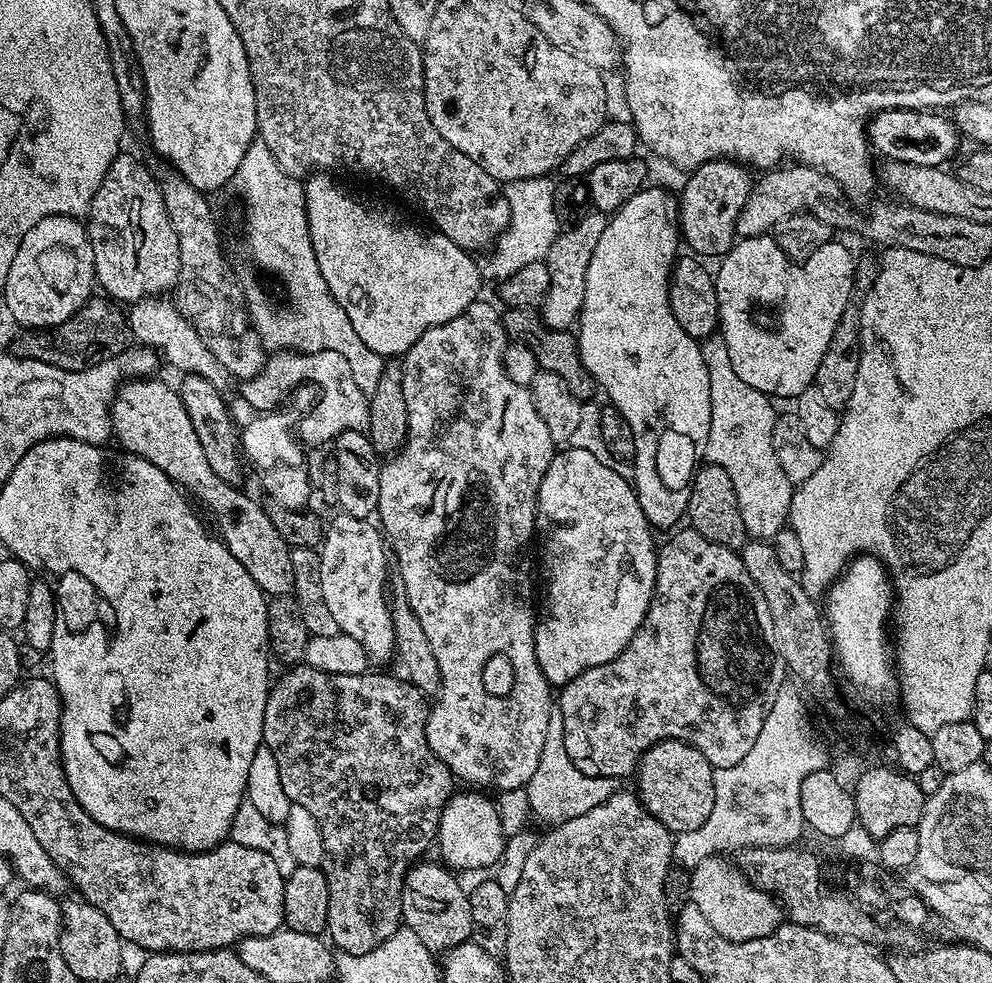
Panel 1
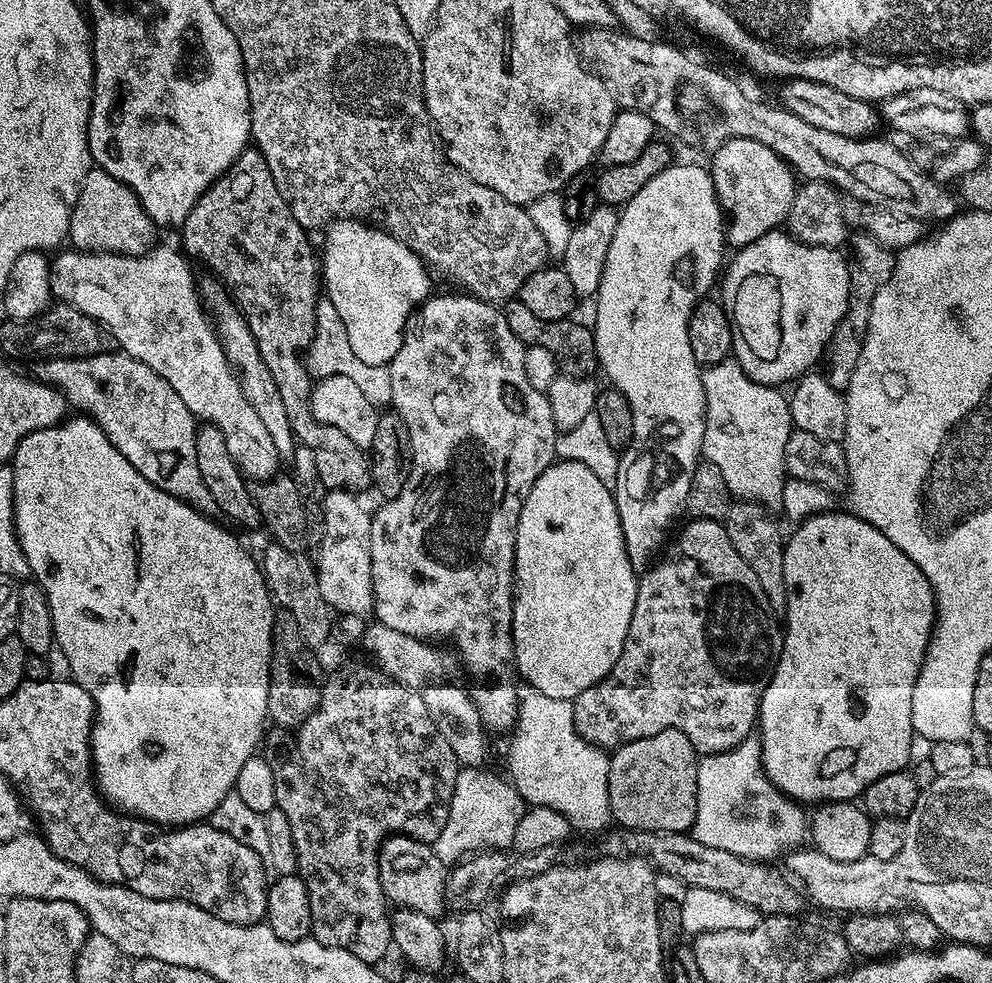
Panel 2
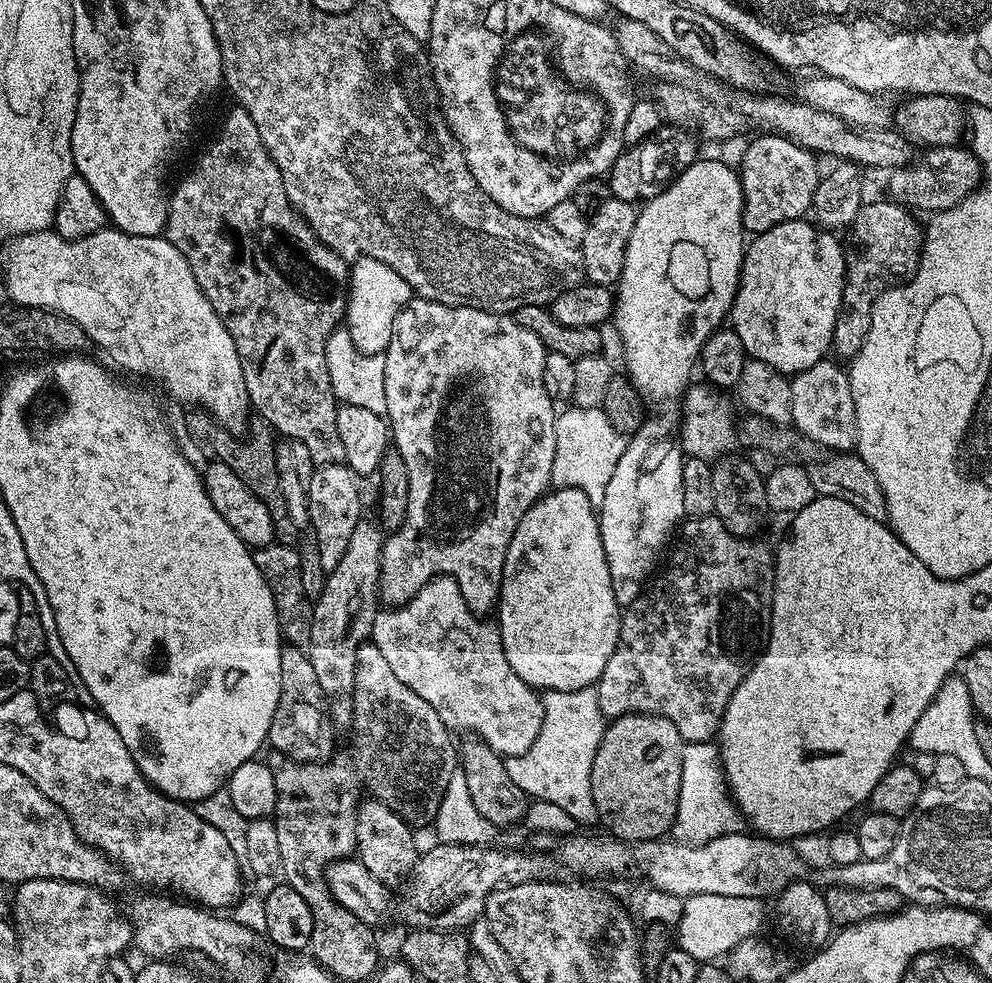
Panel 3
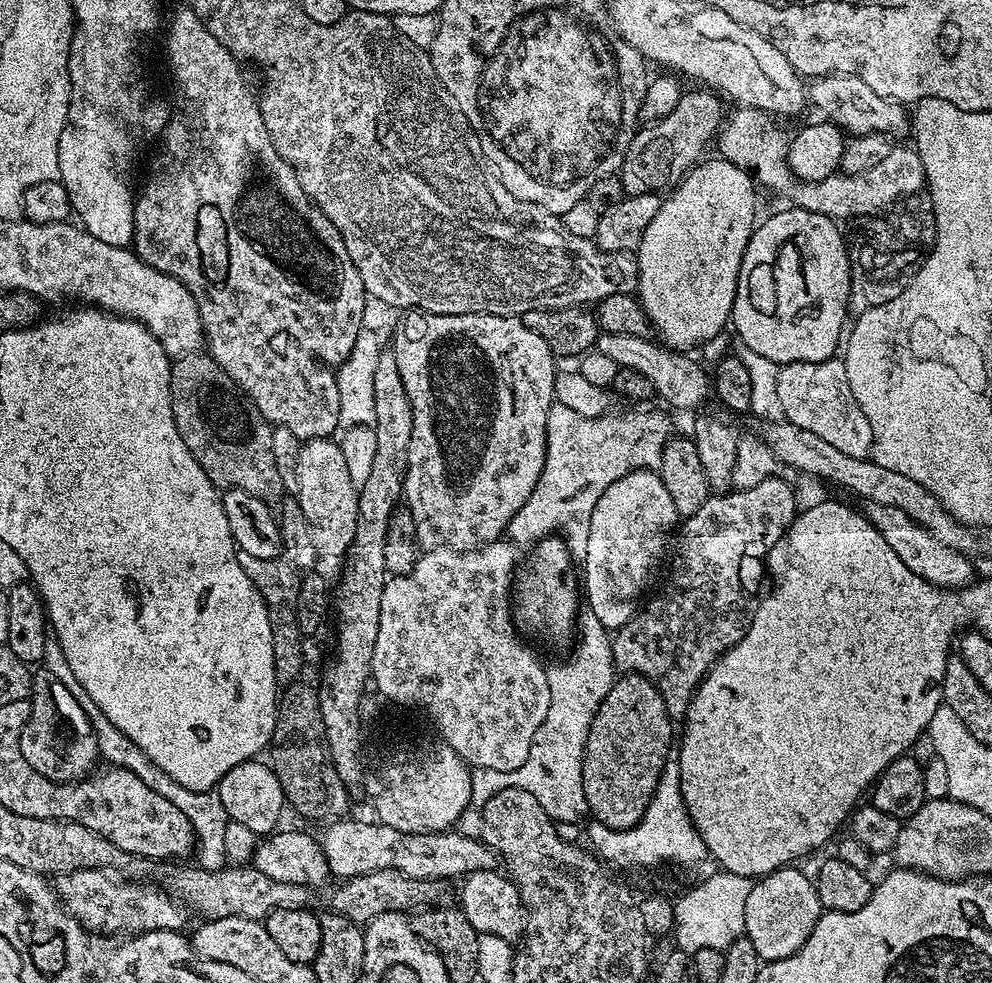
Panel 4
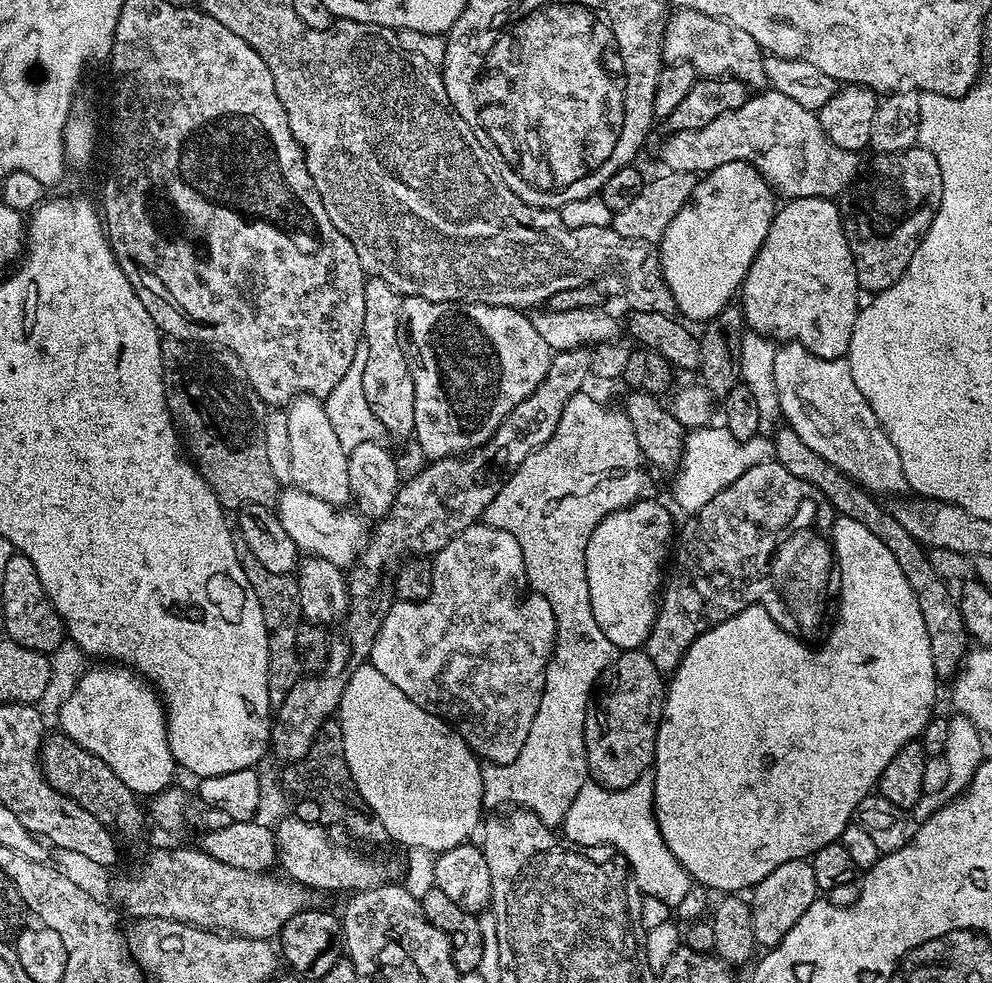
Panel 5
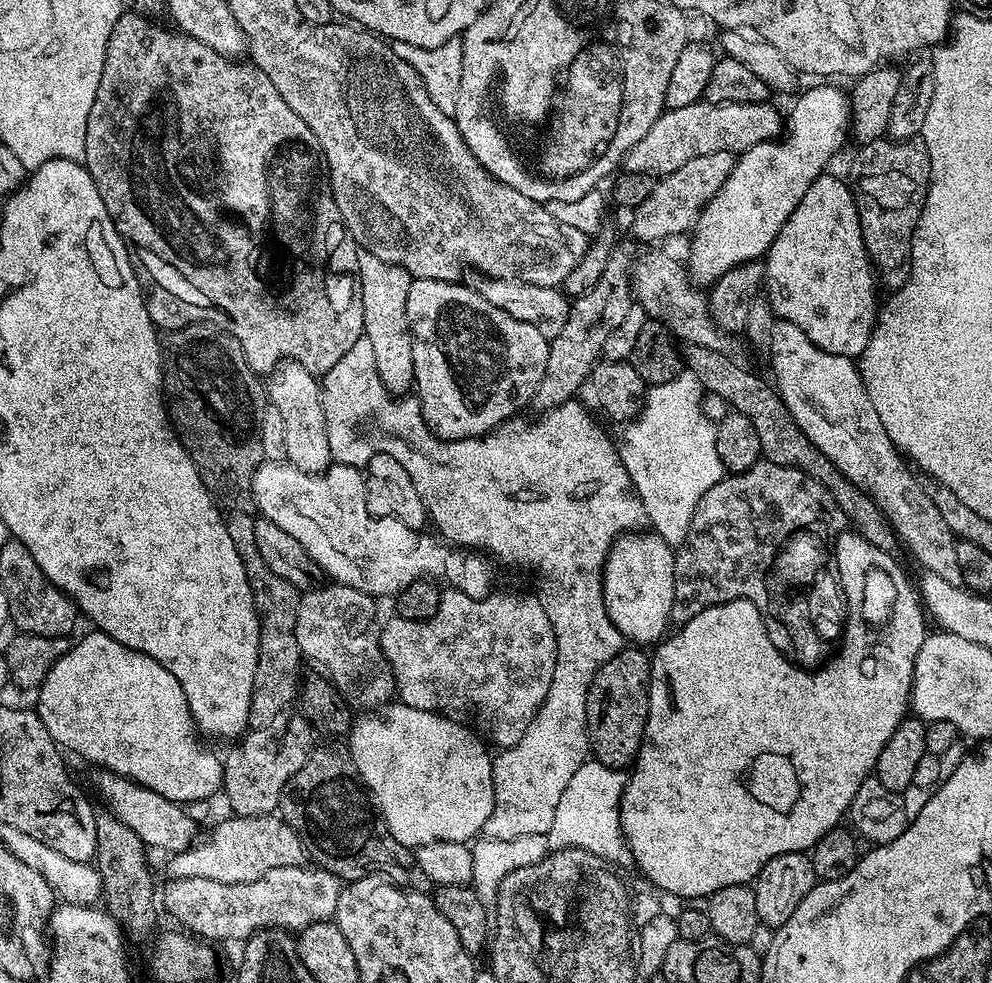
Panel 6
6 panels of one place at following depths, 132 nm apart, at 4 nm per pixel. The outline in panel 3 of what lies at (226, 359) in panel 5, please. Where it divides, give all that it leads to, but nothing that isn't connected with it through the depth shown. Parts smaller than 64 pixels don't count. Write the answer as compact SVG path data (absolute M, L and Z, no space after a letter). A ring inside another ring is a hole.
M203 410L189 412L192 412L188 416L189 434L196 440L204 440L205 446L213 452L211 455L226 466L230 466L230 470L234 470L234 474L238 474L238 478L242 478L242 482L246 482L246 486L250 486L250 490L255 496L267 506L270 510L270 518L276 527L276 540L281 544L295 545L298 530L294 526L294 522L286 510L286 502L282 498L278 462L276 461L276 444L274 440L271 440L273 437L271 435L268 435L269 437L252 436L249 440L240 440L244 438L237 438L227 428L220 427L207 412Z

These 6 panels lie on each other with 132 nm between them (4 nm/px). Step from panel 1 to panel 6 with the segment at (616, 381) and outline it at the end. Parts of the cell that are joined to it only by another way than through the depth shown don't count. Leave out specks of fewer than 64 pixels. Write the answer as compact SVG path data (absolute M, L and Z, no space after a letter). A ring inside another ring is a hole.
M832 82L813 84L816 84L813 88L806 89L804 93L801 91L795 97L796 105L793 106L792 113L789 116L787 113L786 116L786 135L783 139L767 140L739 153L736 165L732 167L730 178L726 178L722 190L718 190L718 194L714 194L712 201L700 211L700 217L690 232L692 249L688 252L688 260L686 259L688 275L697 285L711 286L734 266L761 259L774 242L778 230L782 230L786 218L794 214L794 206L802 202L802 194L806 194L812 183L825 175L827 168L824 167L839 154L844 143L849 143L852 123L849 93L845 89L843 92L842 89L835 88L832 85L835 83ZM651 530L632 532L629 536L616 536L612 549L604 559L604 605L610 614L610 622L618 626L625 641L636 646L655 645L669 631L674 606L674 582L676 581L676 552Z

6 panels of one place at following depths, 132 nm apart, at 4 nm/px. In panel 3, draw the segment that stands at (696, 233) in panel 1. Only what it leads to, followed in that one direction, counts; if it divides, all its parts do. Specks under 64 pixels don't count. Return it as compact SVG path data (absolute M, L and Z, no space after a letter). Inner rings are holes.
M760 134L757 140L748 144L744 157L738 163L738 175L744 195L744 230L748 234L759 234L778 226L782 222L798 220L809 215L814 190L822 168L816 165L817 157L787 140L785 136Z

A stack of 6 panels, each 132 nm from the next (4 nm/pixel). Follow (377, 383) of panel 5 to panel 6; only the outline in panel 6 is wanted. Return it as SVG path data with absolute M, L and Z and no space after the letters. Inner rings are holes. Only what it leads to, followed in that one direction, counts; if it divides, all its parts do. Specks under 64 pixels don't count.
M360 256L360 293L364 311L364 336L374 346L374 366L378 366L378 378L393 394L408 394L413 391L414 354L412 335L408 329L406 300L410 295L413 276L405 268L382 262L376 256Z

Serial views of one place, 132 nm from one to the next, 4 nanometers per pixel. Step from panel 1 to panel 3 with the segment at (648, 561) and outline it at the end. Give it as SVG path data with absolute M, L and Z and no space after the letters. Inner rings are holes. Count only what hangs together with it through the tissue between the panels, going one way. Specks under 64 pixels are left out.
M556 488L522 514L502 566L499 612L498 627L506 662L530 687L544 692L582 690L593 687L602 670L606 670L606 662L610 662L610 654L618 646L621 613L612 597L612 583L604 561L600 517L582 490Z

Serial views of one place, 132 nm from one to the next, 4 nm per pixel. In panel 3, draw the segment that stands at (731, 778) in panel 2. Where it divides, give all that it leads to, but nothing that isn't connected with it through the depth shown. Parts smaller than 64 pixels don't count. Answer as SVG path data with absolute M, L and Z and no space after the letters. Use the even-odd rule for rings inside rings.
M685 743L682 750L682 786L678 794L675 831L685 844L705 844L719 836L741 831L742 816L727 787L720 749L715 743Z

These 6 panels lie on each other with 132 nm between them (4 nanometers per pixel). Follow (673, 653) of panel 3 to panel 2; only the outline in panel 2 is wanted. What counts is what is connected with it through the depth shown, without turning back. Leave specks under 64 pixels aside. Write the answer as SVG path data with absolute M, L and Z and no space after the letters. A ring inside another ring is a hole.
M699 518L689 519L689 524L680 532L680 537L672 544L668 553L663 553L664 560L657 559L639 577L638 594L634 602L634 614L630 618L630 630L626 630L626 642L618 662L590 690L582 690L572 705L574 710L574 726L586 742L596 745L597 748L615 750L621 744L634 742L638 738L650 738L650 734L662 734L662 730L682 730L690 738L690 742L697 750L697 753L709 756L720 752L734 750L744 740L753 735L758 724L760 714L760 699L766 690L766 686L772 677L772 671L776 669L776 659L780 656L780 645L782 643L782 628L778 623L778 616L775 614L767 601L759 585L758 578L750 566L742 560L738 550L734 548L730 538L727 537L725 525L718 520L701 520Z

